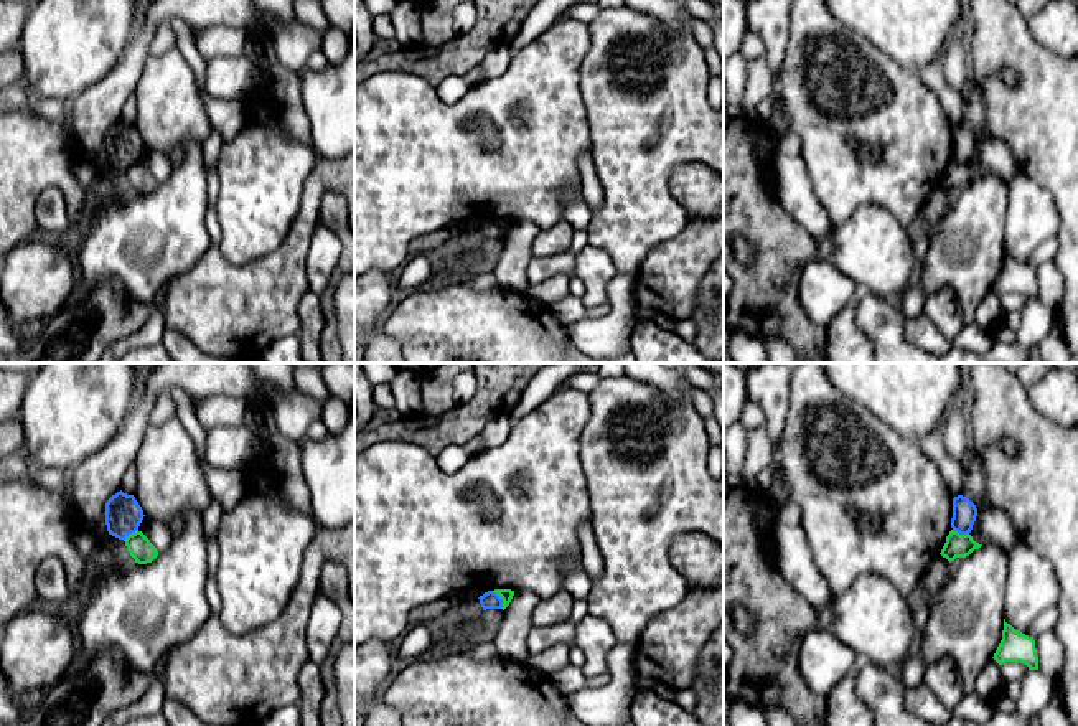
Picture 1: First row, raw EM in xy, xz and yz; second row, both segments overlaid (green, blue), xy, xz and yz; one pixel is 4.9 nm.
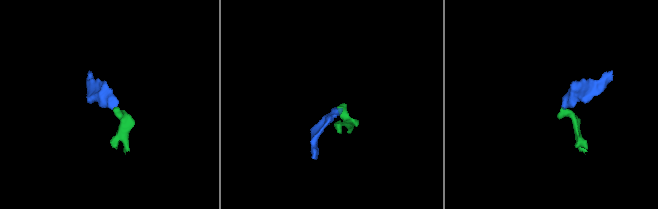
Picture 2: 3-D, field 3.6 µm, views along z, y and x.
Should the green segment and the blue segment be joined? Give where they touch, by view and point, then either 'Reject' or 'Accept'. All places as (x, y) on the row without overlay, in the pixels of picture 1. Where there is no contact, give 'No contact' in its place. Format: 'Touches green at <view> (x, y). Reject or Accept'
Touches green at xz (501, 228). Reject

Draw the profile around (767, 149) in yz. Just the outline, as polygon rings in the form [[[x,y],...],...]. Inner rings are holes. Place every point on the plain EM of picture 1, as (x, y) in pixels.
[[[766,127],[765,135],[760,139],[757,145],[757,158],[760,162],[771,163],[778,155],[778,142],[780,132],[776,132],[773,127]]]

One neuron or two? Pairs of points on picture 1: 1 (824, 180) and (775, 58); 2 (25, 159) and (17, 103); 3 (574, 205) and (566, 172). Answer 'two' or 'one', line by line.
1: two
2: two
3: two

